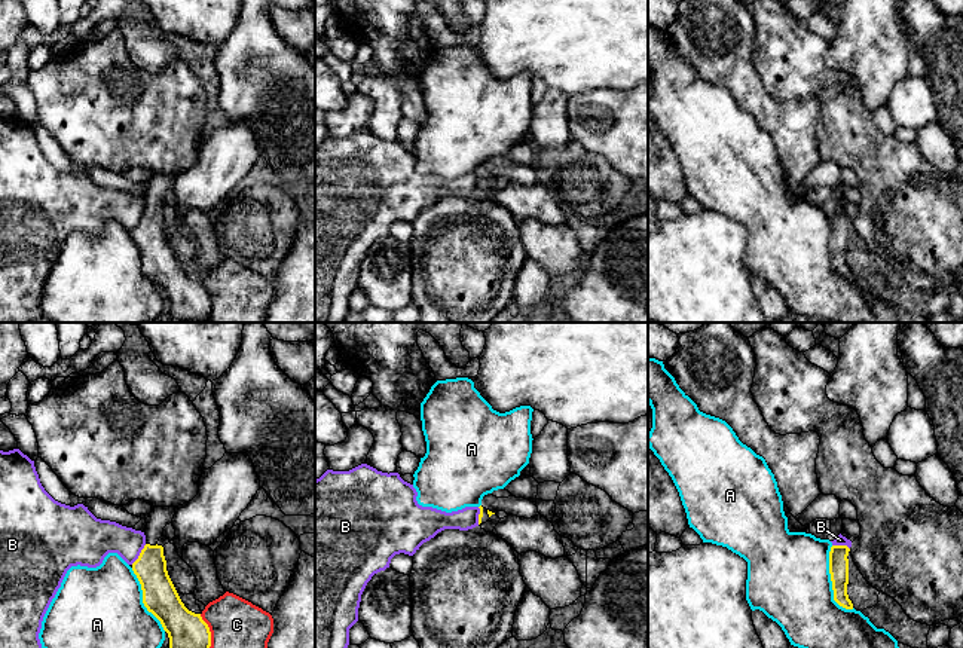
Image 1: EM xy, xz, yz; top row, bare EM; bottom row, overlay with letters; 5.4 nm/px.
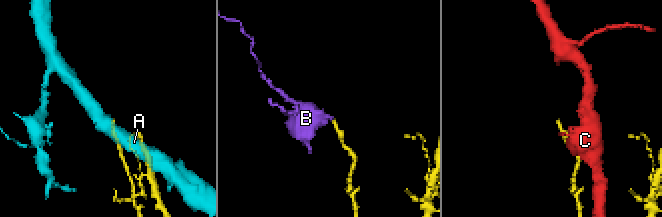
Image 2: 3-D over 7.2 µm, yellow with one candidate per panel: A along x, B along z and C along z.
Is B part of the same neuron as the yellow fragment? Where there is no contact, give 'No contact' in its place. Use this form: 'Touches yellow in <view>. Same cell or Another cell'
Touches yellow in xy. Another cell

